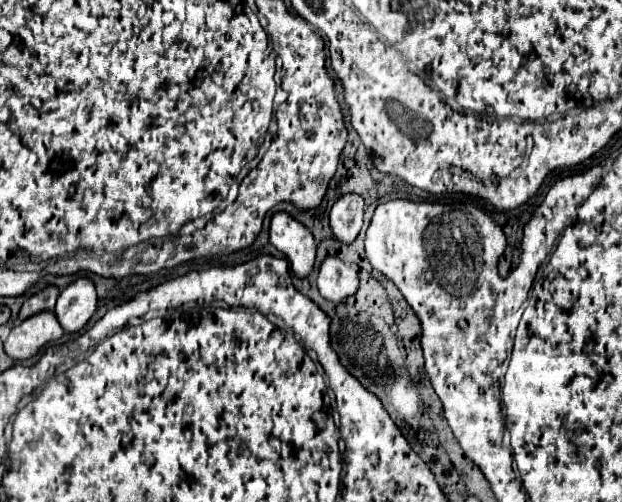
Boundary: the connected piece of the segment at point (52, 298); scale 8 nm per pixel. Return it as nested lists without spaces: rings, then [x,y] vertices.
[[[45,285],[39,293],[31,295],[31,297],[23,303],[23,307],[21,307],[21,311],[19,311],[19,321],[27,319],[27,317],[33,315],[33,313],[53,311],[57,297],[59,297],[59,287],[55,287],[55,285]]]

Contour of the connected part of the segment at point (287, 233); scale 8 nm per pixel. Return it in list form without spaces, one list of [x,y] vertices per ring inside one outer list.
[[[279,211],[271,219],[271,243],[287,255],[287,261],[297,277],[307,277],[313,269],[317,243],[313,233],[295,217]]]

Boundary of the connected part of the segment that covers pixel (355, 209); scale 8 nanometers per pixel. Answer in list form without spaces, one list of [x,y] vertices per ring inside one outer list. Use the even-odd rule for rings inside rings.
[[[347,193],[339,197],[337,203],[331,207],[331,229],[341,243],[355,241],[363,225],[363,211],[365,203],[363,197],[357,193]]]

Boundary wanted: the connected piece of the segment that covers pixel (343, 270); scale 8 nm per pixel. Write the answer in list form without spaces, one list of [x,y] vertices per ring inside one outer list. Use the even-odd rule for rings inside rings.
[[[329,255],[323,259],[323,263],[319,267],[317,287],[325,299],[337,303],[357,291],[359,277],[353,267],[345,265],[339,257]]]

